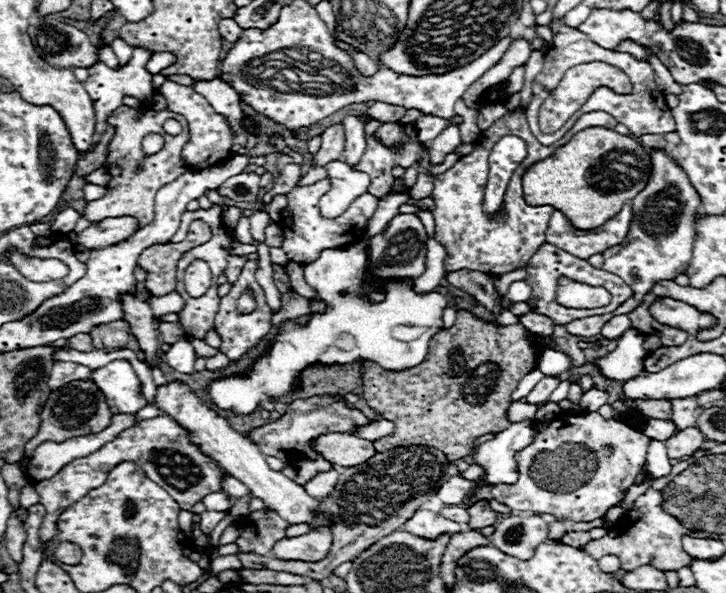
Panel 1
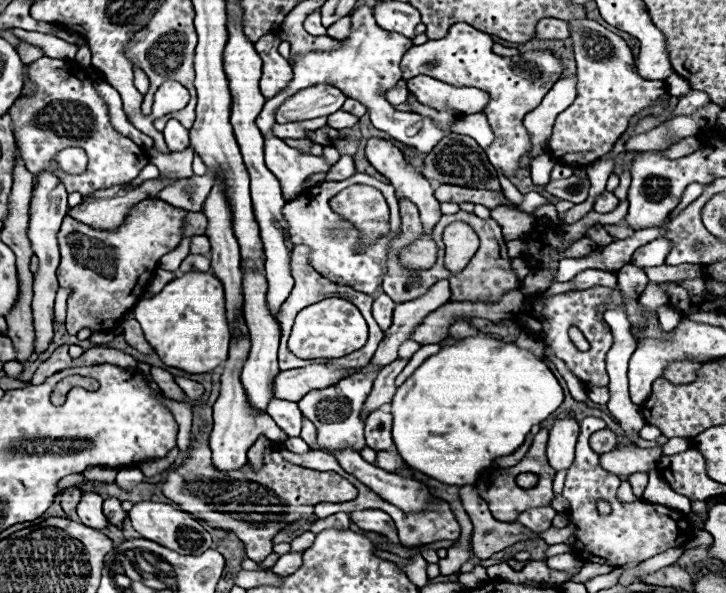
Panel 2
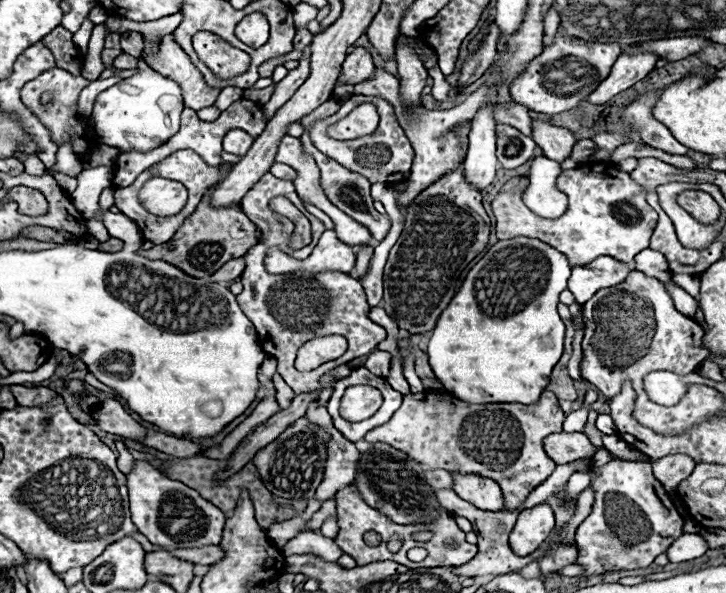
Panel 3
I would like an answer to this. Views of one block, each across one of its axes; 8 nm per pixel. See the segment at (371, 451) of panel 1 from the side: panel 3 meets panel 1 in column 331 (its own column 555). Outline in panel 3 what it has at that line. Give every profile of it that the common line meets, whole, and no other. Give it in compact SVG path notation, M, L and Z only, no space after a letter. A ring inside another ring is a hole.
M558 432L544 440L544 450L552 460L556 460L556 464L568 464L578 458L592 456L598 448L594 448L582 432Z

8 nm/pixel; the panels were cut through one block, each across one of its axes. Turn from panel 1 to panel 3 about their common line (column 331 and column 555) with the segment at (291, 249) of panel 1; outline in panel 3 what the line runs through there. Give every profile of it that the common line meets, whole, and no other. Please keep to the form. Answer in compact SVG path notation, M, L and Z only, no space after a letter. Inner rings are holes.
M608 162L586 164L562 172L556 180L556 188L568 196L570 204L568 210L556 220L540 218L522 204L522 184L528 184L528 176L510 178L492 200L492 212L498 222L496 236L500 240L518 236L538 238L562 252L568 258L570 266L586 264L598 256L612 256L620 262L632 262L638 252L648 248L658 214L646 202L646 190L636 184L628 172L620 172Z

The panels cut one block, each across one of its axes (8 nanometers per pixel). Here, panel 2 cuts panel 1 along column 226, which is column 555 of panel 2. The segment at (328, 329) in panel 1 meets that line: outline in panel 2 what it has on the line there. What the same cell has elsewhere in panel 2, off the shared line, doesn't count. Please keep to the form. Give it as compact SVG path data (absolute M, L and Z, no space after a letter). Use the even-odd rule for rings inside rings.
M478 332L428 356L396 390L392 398L392 438L408 466L442 484L466 486L478 480L478 474L492 464L492 458L512 454L530 428L544 422L562 404L562 396L558 380L542 358L518 348L516 342L506 344L494 334Z

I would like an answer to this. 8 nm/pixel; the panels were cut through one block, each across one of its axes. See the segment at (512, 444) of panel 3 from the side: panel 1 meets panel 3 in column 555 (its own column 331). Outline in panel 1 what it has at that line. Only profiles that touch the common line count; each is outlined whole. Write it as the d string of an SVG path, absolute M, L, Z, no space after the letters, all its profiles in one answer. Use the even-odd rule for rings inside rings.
M312 396L312 398L304 398L304 400L294 400L286 414L282 414L280 420L254 428L250 430L246 436L260 448L260 452L264 452L266 456L274 456L278 460L282 460L284 468L282 472L296 480L298 484L306 484L310 482L318 472L328 472L332 470L332 462L328 462L324 456L320 456L314 450L314 440L322 434L328 432L354 432L360 426L368 426L372 420L368 420L360 410L356 408L348 408L344 396Z

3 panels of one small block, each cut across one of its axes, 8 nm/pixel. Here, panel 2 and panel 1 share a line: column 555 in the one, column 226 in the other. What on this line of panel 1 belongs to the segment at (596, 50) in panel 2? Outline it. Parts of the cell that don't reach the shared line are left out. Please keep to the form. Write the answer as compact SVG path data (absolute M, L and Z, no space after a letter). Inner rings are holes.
M170 80L160 86L160 92L164 94L168 108L172 112L176 112L176 114L182 114L188 120L188 126L190 126L190 142L184 146L182 156L184 156L184 160L188 162L188 166L192 170L206 170L206 168L212 168L212 166L224 162L226 158L230 158L232 132L230 132L226 120L220 114L214 112L214 108L206 102L204 96L200 96L192 88L180 86L180 84L170 82Z

